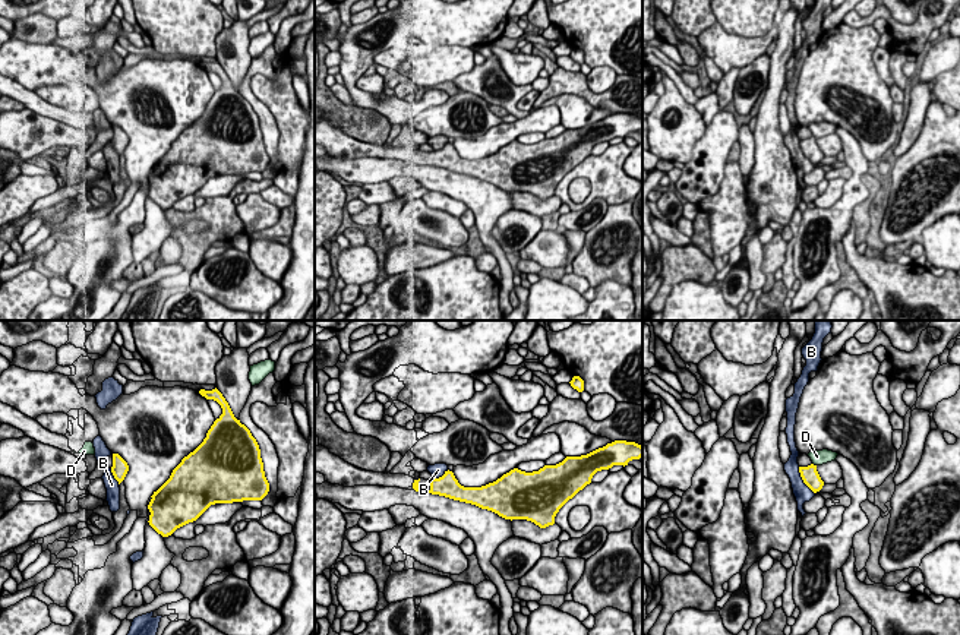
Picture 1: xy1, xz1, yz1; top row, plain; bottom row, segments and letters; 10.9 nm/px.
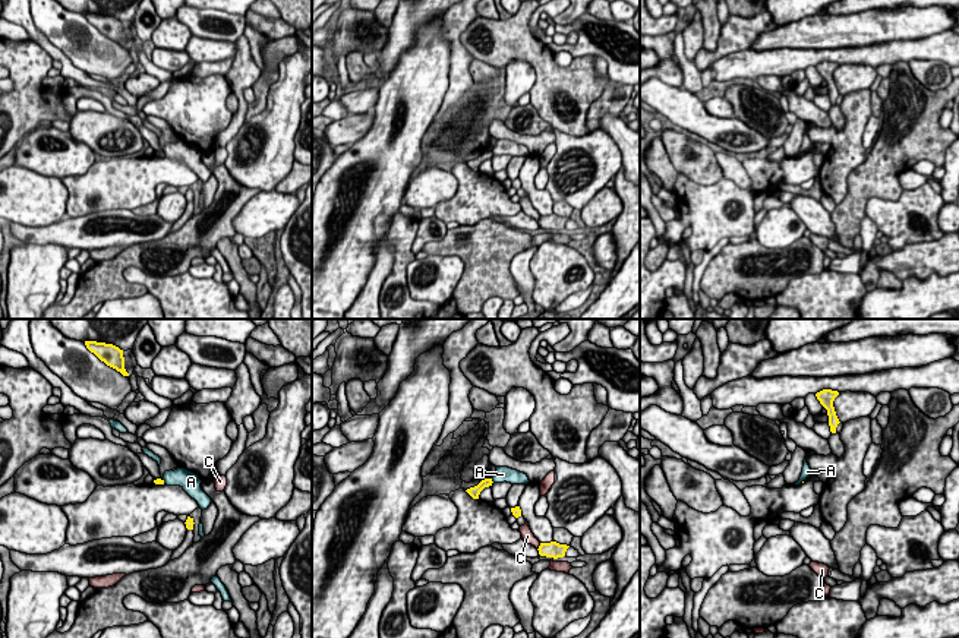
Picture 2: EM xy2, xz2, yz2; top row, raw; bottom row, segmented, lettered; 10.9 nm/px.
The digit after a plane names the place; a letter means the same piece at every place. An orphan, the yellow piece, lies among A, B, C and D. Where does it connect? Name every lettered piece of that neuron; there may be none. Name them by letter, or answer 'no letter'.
no letter

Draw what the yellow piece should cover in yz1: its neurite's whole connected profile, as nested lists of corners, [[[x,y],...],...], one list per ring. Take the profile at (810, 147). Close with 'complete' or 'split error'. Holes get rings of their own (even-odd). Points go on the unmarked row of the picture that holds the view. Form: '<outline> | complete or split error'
[[[811,136],[808,139],[799,139],[800,149],[803,155],[814,164],[820,164],[824,158],[824,154],[821,152],[817,138]]] | complete

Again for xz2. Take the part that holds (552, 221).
[[[551,214],[551,215],[540,215],[537,222],[539,222],[540,228],[558,231],[558,230],[565,228],[565,224],[568,219],[570,218],[567,218],[567,217],[559,217],[556,214]]] | complete

